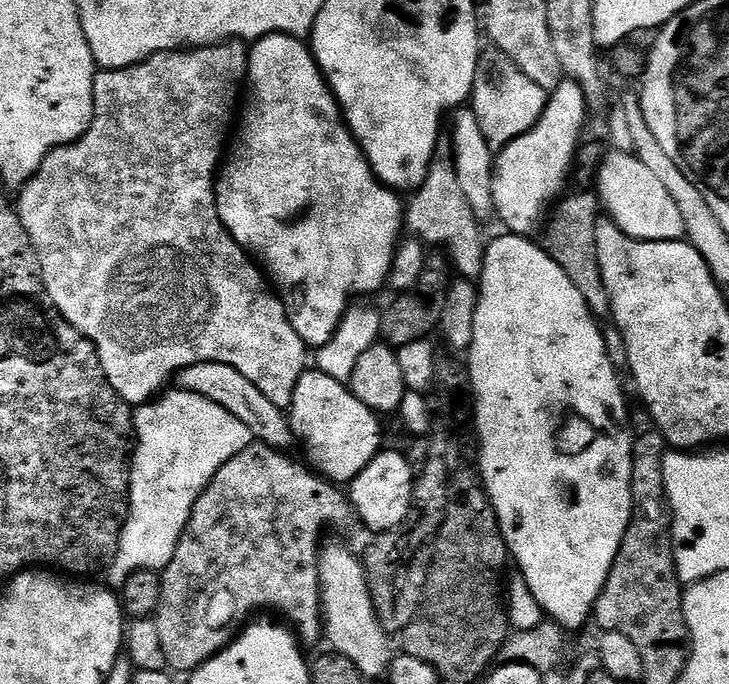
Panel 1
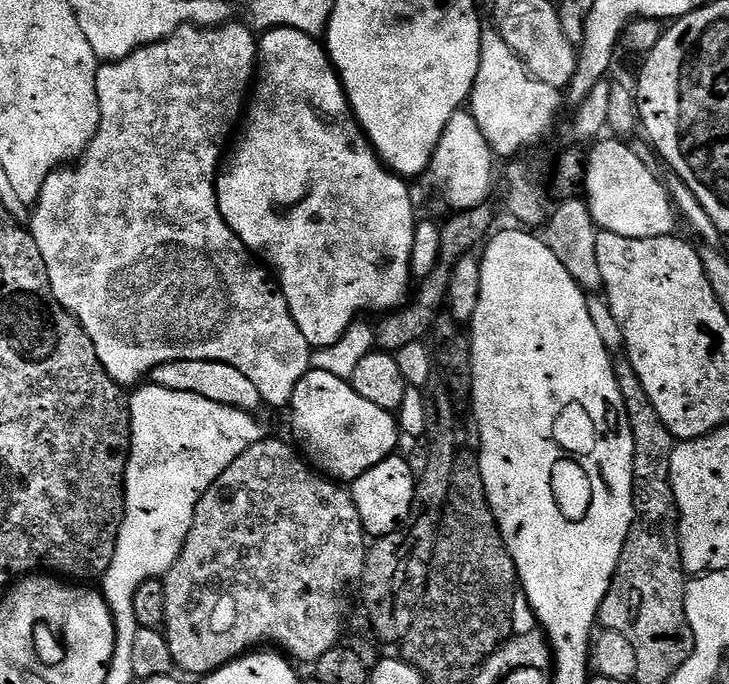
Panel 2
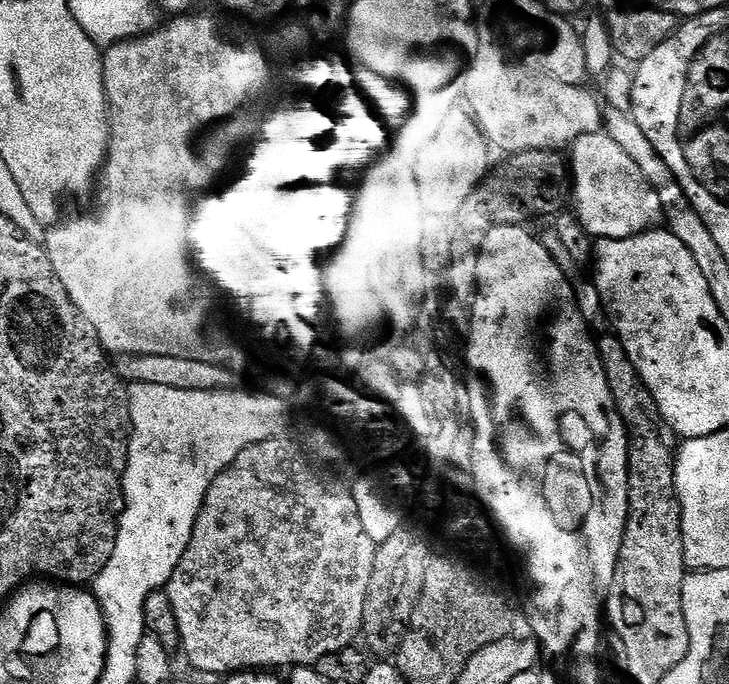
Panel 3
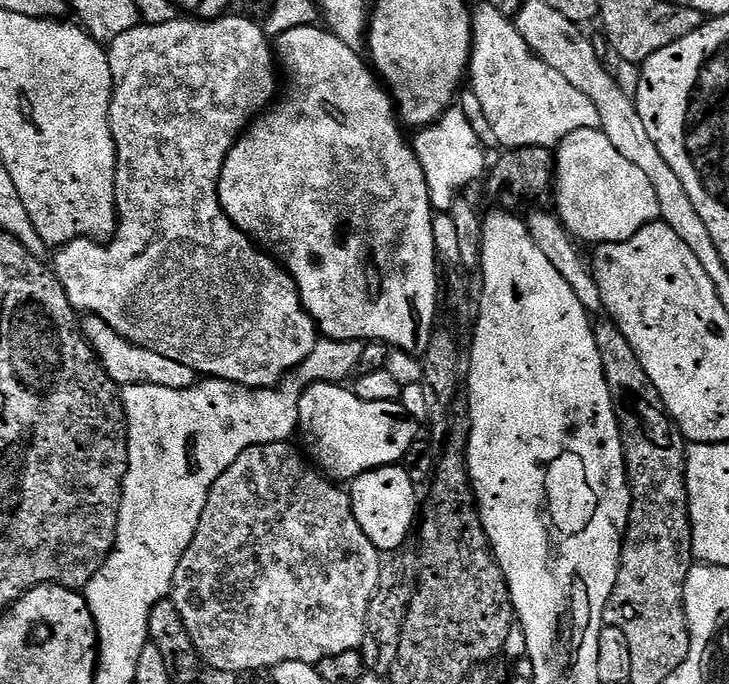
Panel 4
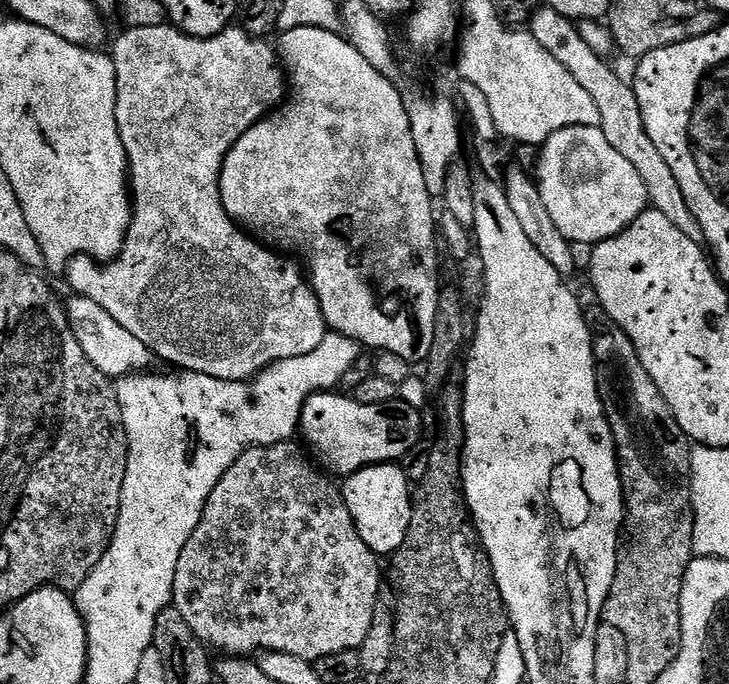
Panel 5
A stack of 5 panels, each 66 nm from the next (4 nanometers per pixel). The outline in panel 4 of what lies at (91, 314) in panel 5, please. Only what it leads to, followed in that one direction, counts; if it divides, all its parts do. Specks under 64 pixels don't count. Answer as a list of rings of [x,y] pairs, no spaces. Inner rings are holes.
[[[88,314],[83,317],[84,337],[92,347],[97,360],[110,374],[110,378],[121,389],[126,386],[166,386],[170,390],[186,390],[198,382],[198,373],[190,366],[182,366],[182,362],[174,362],[174,358],[166,358],[158,354],[158,350],[146,350],[118,334],[102,318]]]

